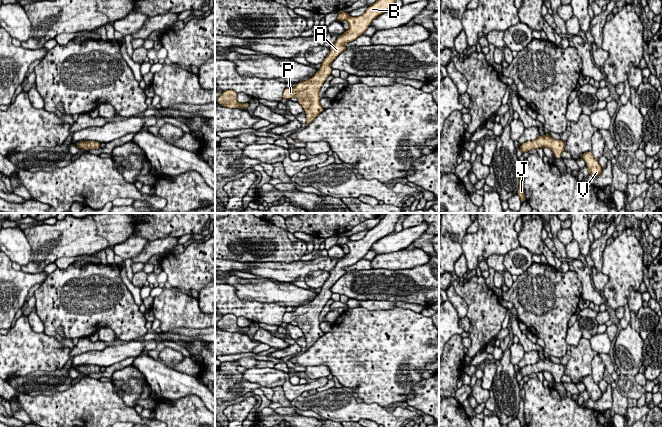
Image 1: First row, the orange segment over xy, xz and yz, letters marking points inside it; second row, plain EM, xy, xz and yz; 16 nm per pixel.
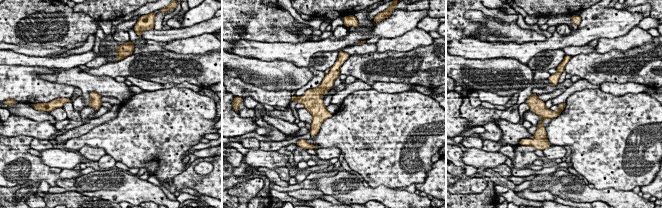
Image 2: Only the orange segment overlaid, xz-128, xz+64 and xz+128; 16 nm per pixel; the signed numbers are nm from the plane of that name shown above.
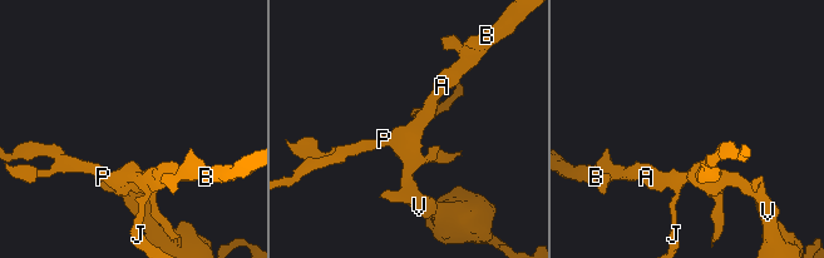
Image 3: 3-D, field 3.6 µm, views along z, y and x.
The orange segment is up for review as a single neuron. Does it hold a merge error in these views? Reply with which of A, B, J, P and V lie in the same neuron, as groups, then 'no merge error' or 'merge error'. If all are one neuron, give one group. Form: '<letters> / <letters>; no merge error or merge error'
A B J P V; no merge error

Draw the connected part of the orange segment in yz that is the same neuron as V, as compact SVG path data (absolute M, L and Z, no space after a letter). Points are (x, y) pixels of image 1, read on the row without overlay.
M591 375L580 379L580 382L585 385L589 399L592 401L599 401L602 398L603 393L600 390L599 386L594 382Z

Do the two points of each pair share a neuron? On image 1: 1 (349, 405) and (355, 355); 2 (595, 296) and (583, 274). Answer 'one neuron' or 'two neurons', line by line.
1: two neurons
2: one neuron

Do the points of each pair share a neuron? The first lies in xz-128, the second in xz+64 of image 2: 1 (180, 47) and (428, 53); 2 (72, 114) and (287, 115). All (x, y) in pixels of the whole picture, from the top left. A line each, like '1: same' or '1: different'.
1: different
2: different

